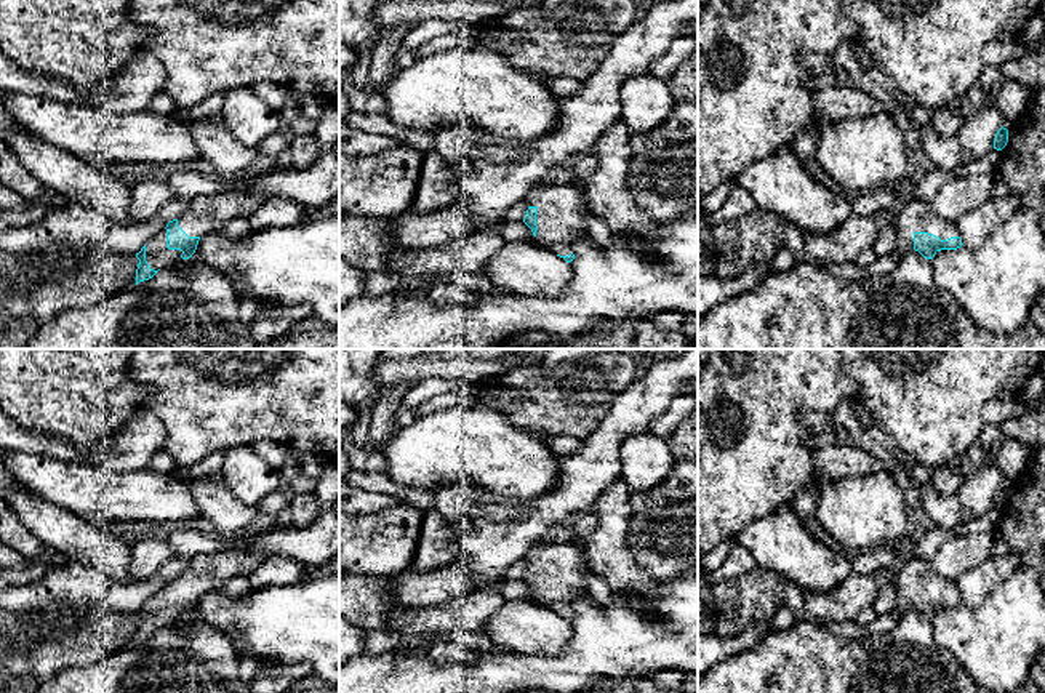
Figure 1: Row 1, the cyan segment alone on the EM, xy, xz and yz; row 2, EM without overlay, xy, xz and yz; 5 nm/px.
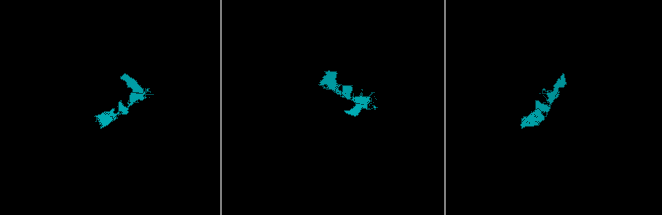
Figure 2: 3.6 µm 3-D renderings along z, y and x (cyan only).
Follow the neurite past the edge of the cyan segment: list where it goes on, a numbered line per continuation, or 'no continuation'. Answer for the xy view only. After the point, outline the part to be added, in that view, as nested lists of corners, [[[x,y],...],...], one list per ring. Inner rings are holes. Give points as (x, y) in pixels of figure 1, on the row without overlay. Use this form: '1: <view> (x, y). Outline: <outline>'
1: xy (157, 613). Outline: [[[162,587],[146,602],[146,619],[154,629],[179,621],[182,618],[181,613],[181,608],[166,607],[166,587]]]

